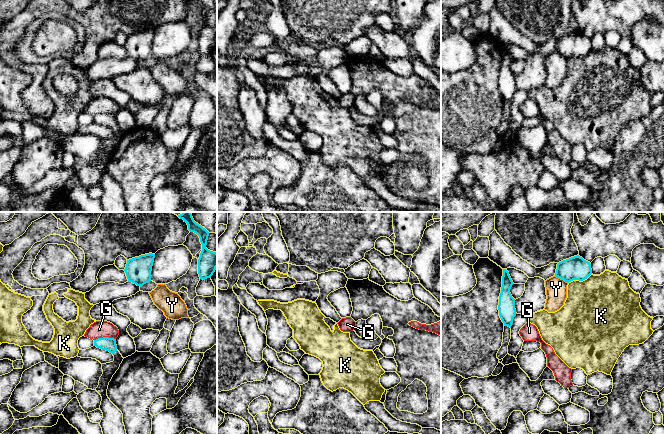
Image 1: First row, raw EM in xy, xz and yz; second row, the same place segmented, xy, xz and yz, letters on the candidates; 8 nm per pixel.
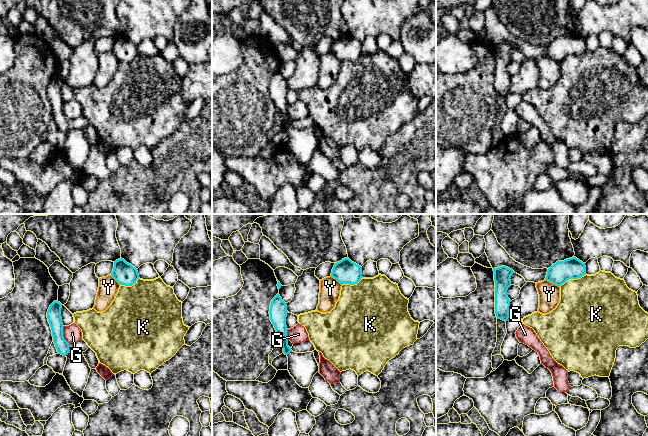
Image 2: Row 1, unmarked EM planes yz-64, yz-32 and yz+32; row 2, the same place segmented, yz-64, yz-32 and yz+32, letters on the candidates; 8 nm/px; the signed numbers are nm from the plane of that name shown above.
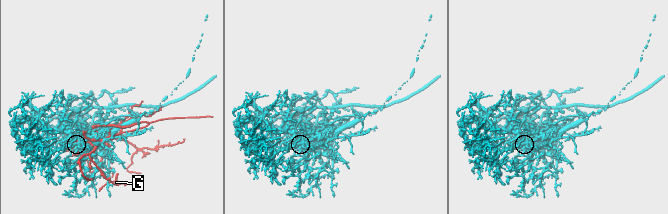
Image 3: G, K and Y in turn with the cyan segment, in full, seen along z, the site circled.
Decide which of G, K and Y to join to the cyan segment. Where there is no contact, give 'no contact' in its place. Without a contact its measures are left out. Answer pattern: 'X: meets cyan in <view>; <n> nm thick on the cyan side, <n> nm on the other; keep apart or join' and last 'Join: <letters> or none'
G: meets cyan in xy; 110 nm thick on the cyan side, 140 nm on the other; keep apart
K: meets cyan in yz; 190 nm thick on the cyan side, 480 nm on the other; keep apart
Y: meets cyan in yz; 190 nm thick on the cyan side, 180 nm on the other; keep apart
Join: none

